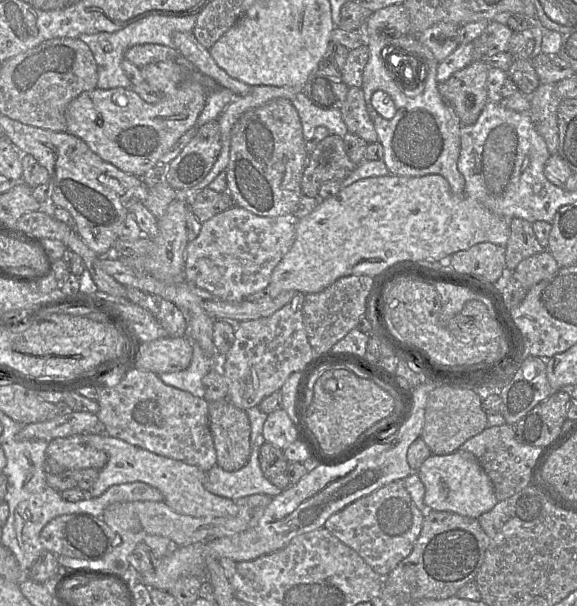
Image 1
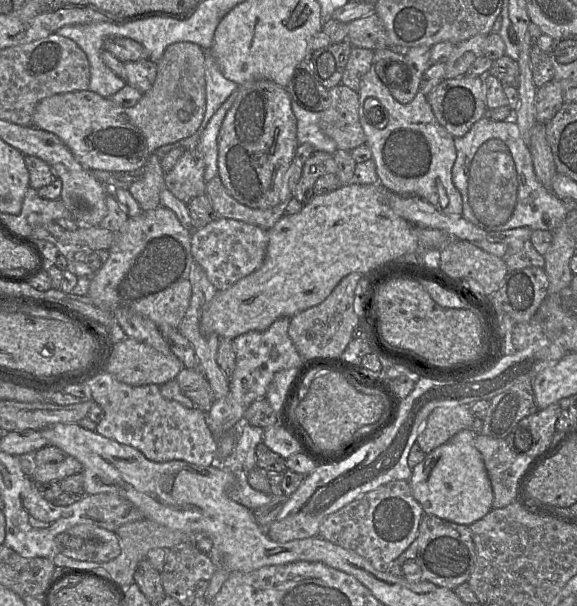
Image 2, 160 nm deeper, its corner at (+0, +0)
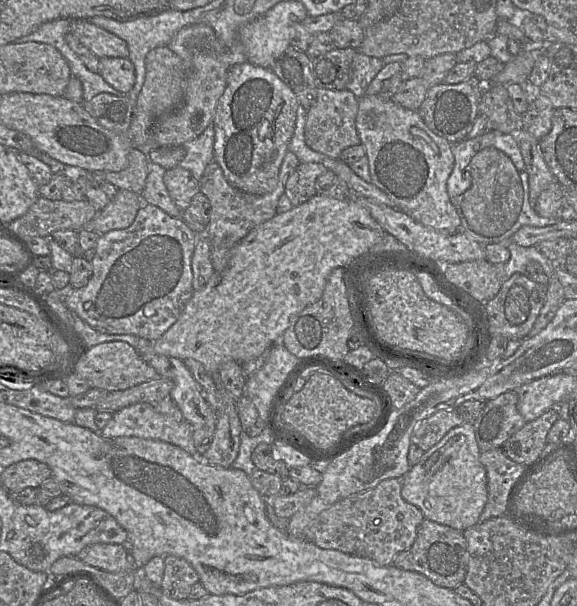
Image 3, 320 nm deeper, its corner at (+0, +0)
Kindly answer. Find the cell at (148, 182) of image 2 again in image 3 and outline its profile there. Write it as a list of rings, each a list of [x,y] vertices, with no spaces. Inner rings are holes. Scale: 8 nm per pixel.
[[[137,148],[131,149],[128,156],[128,167],[119,172],[90,172],[90,173],[102,173],[104,181],[113,184],[118,189],[128,190],[136,194],[141,194],[144,189],[146,178],[148,175],[148,156],[141,152]]]

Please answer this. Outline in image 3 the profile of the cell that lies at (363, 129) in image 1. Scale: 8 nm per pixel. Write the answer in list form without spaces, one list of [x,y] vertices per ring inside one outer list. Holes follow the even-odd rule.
[[[318,88],[317,101],[307,111],[305,142],[309,148],[338,159],[341,152],[361,143],[356,129],[356,116],[359,99],[349,90],[330,90]]]

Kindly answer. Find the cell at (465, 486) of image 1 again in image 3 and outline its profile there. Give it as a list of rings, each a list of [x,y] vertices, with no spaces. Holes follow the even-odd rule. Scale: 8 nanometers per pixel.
[[[464,422],[452,428],[437,444],[425,451],[420,461],[401,479],[403,499],[419,508],[426,519],[441,525],[461,532],[476,525],[488,500],[487,472],[480,461],[480,453],[473,424]]]

